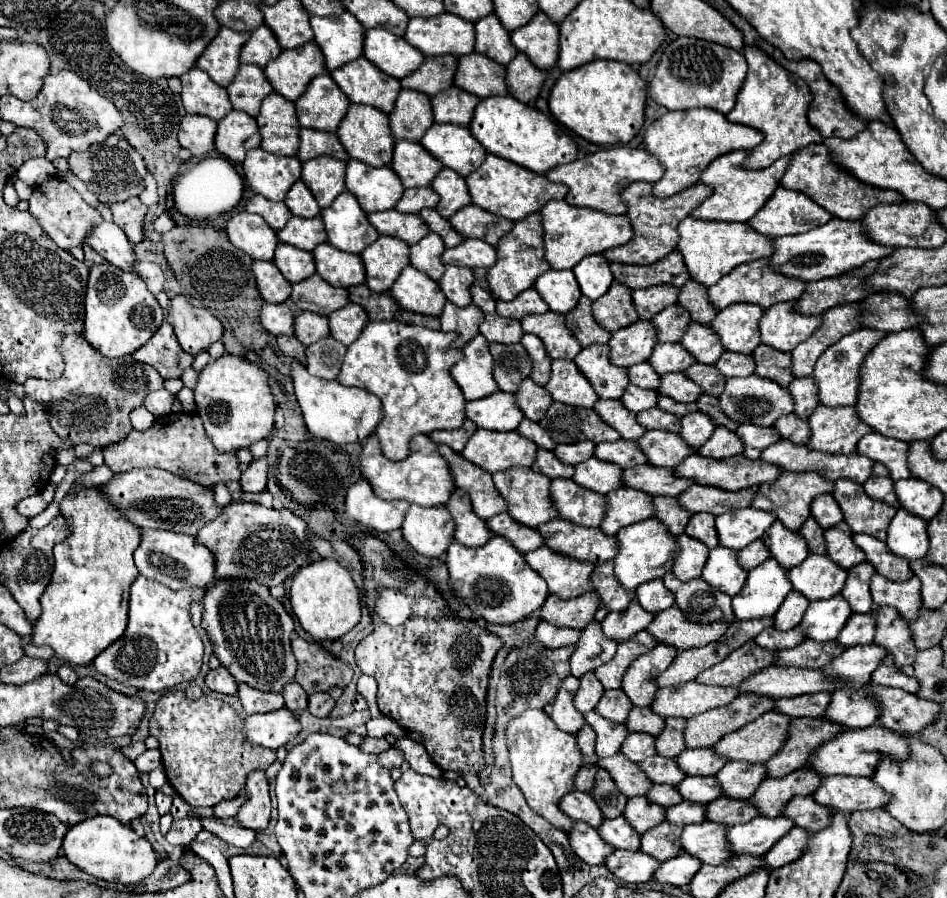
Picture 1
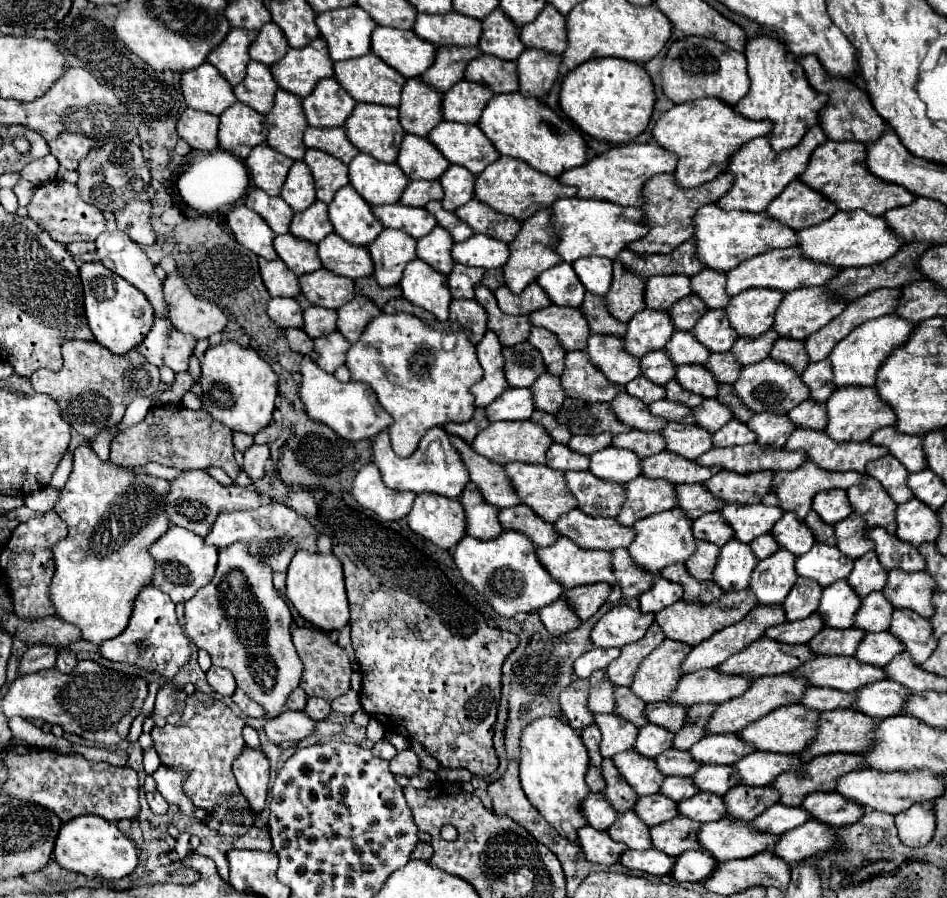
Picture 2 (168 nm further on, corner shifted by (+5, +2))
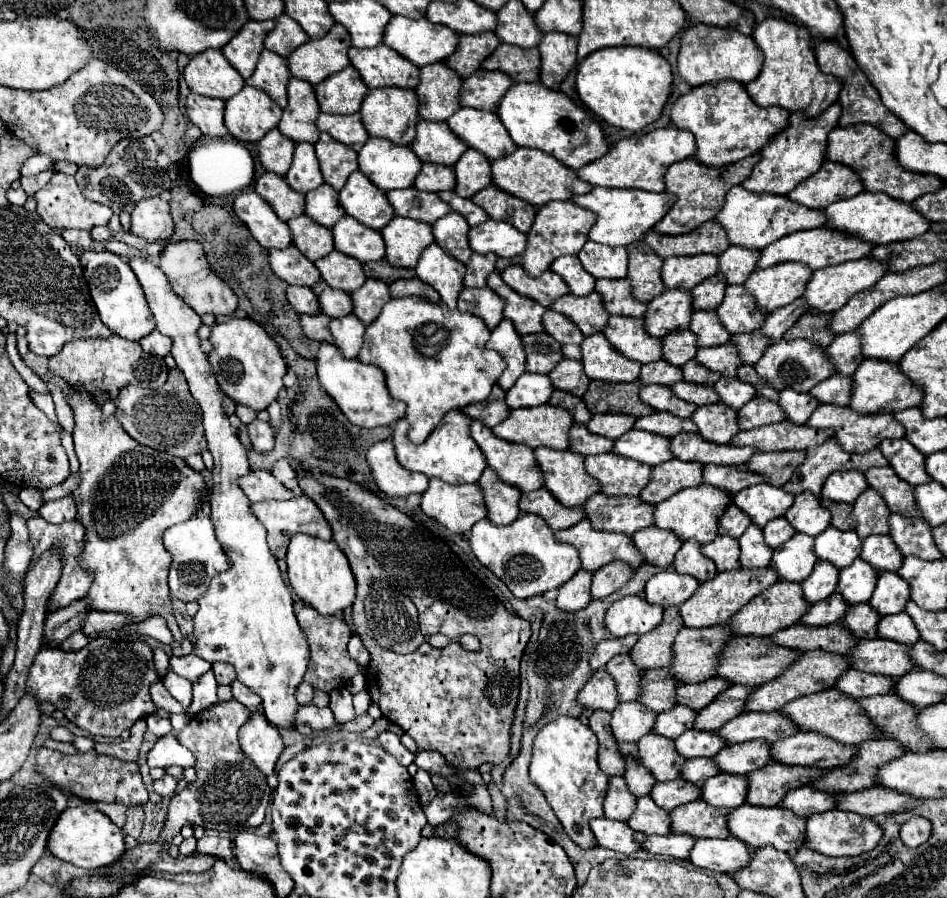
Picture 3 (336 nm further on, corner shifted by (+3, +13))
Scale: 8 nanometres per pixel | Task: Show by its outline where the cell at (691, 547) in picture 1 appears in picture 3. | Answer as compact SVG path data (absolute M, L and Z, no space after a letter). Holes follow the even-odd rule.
M716 537L702 545L702 553L716 563L718 571L740 569L740 545L734 537Z

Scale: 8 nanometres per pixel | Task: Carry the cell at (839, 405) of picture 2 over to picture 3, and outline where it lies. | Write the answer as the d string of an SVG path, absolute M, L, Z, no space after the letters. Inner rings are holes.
M864 359L858 371L852 375L854 391L850 407L862 415L882 413L882 411L902 411L908 407L918 407L922 403L922 389L912 385L912 381L902 373L898 361L872 361Z

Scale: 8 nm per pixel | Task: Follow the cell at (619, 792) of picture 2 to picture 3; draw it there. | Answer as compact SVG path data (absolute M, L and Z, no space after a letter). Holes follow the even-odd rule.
M620 743L620 751L626 757L626 783L630 793L634 793L636 797L648 795L656 783L654 775L642 765L642 761L638 759L638 745L636 743Z

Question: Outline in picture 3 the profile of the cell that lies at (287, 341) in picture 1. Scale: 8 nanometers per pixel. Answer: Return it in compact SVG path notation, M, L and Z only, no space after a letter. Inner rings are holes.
M320 313L320 315L302 315L300 317L300 323L302 323L302 329L306 333L306 337L314 339L314 341L328 341L332 343L332 333L328 329L328 323L330 323L330 317Z

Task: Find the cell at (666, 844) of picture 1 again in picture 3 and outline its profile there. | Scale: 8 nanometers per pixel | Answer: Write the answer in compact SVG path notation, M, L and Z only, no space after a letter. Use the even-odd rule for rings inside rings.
M702 799L684 803L672 809L672 833L688 833L692 837L728 837L728 813L726 807L712 807Z

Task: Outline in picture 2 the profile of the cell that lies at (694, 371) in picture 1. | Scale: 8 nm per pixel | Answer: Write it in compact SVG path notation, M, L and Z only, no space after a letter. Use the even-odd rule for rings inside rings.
M728 352L710 354L710 358L704 362L704 368L708 368L720 384L734 384L736 376L740 374L740 366L736 366L736 360L732 360Z

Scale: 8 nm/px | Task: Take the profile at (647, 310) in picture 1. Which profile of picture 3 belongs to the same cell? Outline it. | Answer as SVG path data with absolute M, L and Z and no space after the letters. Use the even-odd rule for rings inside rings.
M692 255L692 257L668 257L664 259L662 279L668 289L690 291L704 279L718 273L716 255Z

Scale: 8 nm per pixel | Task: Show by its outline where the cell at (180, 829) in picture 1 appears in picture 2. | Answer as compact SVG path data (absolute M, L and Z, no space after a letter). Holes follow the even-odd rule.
M180 832L180 836L176 838L176 854L180 858L184 858L190 852L190 834L188 832Z

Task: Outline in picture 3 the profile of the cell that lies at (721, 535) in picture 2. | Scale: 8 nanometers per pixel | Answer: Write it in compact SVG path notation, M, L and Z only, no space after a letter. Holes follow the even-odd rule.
M734 503L724 511L724 515L720 517L720 527L718 527L718 533L720 535L730 535L730 537L740 537L748 525L750 525L750 517L746 513L742 513Z

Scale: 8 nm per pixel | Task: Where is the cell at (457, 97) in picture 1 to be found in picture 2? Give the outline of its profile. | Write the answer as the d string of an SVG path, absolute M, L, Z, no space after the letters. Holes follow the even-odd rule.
M460 80L442 94L442 116L452 122L476 124L476 116L480 116L480 108L484 108L484 100L488 100L488 96L492 96L488 88Z

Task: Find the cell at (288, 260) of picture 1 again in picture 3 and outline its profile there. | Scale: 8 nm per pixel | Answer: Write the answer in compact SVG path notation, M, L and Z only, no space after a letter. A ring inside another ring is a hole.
M300 215L296 219L288 221L288 227L292 231L294 245L310 259L318 261L326 257L334 249L334 237L332 229L318 225L308 215Z

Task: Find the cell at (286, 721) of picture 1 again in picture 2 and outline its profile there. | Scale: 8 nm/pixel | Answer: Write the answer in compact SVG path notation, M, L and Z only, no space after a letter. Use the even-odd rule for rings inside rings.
M284 710L278 716L264 718L264 720L266 720L266 736L274 744L298 742L298 740L310 736L314 730L314 722L304 712Z

